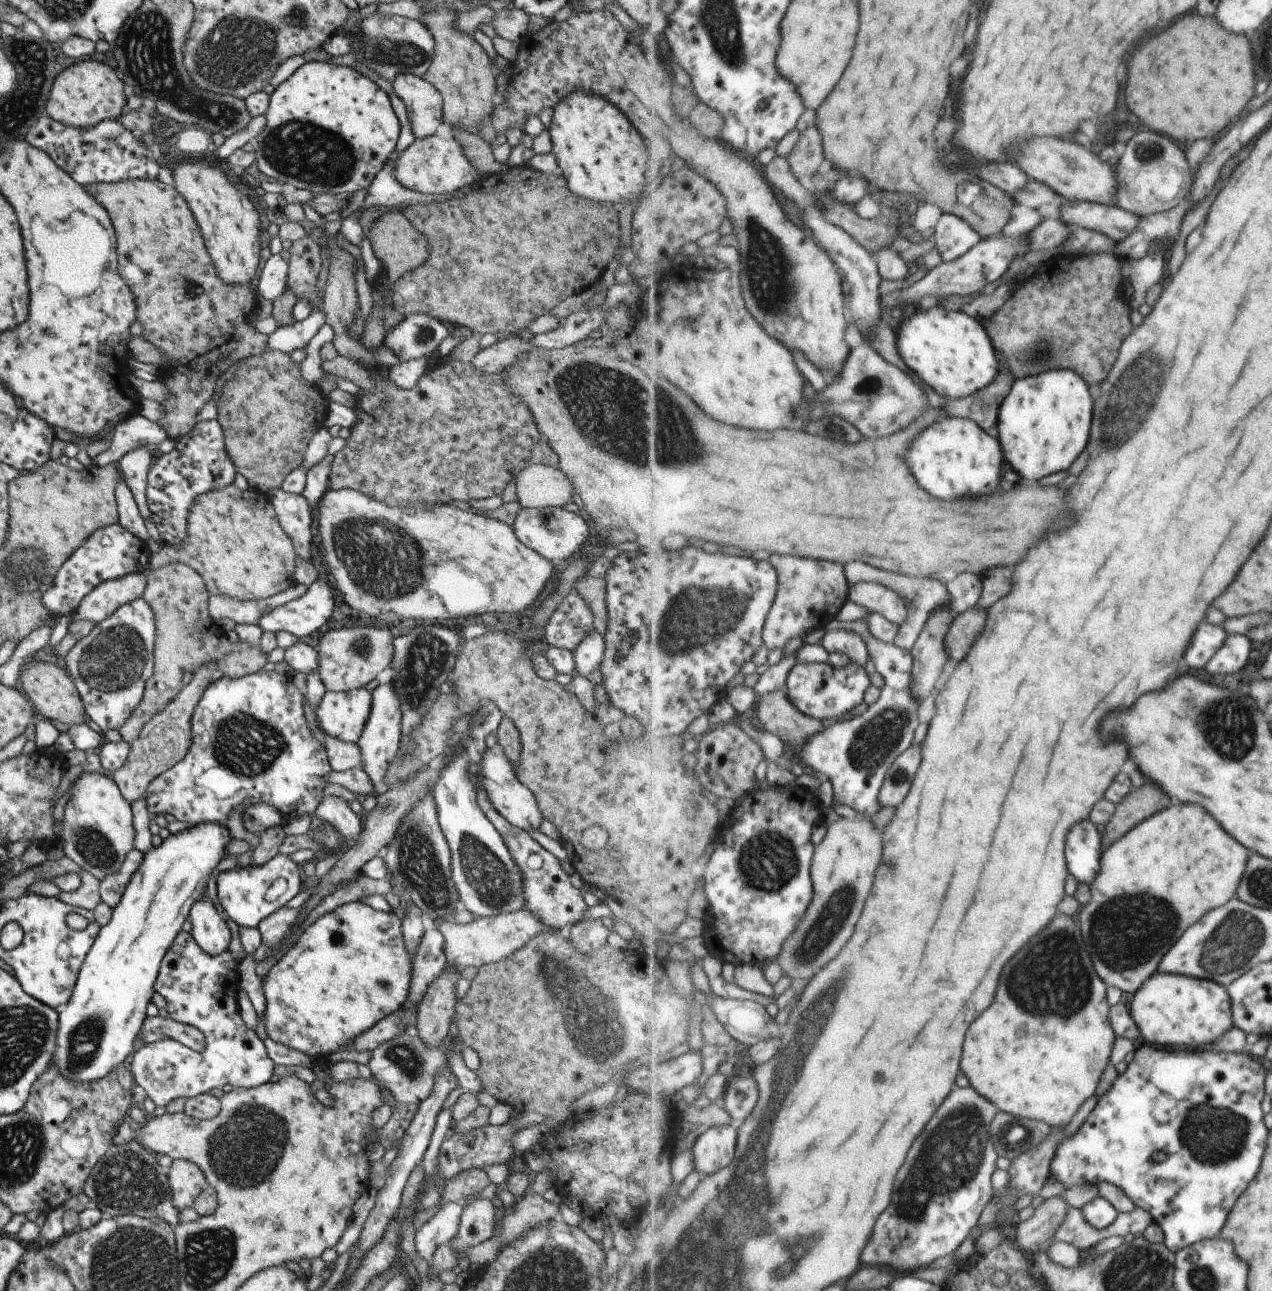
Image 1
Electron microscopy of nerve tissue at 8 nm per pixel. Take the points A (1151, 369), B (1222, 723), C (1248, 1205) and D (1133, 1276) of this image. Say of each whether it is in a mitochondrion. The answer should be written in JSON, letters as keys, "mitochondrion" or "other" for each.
{"A":"mitochondrion","B":"mitochondrion","C":"other","D":"mitochondrion"}

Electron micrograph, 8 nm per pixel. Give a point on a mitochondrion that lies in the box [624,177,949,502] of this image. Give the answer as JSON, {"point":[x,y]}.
{"point":[768,267]}

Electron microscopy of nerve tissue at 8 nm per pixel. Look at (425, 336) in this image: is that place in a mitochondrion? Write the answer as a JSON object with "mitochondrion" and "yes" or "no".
{"mitochondrion":"yes"}

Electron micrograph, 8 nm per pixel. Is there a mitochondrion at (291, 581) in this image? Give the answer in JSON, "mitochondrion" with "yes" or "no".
{"mitochondrion":"no"}

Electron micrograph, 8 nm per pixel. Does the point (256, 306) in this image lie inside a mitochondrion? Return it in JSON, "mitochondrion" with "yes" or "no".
{"mitochondrion":"no"}

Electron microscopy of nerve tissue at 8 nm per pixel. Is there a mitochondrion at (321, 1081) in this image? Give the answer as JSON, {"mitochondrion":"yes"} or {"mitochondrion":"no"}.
{"mitochondrion":"no"}

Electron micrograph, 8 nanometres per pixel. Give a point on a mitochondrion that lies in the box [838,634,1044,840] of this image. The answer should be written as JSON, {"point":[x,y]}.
{"point":[877,738]}

